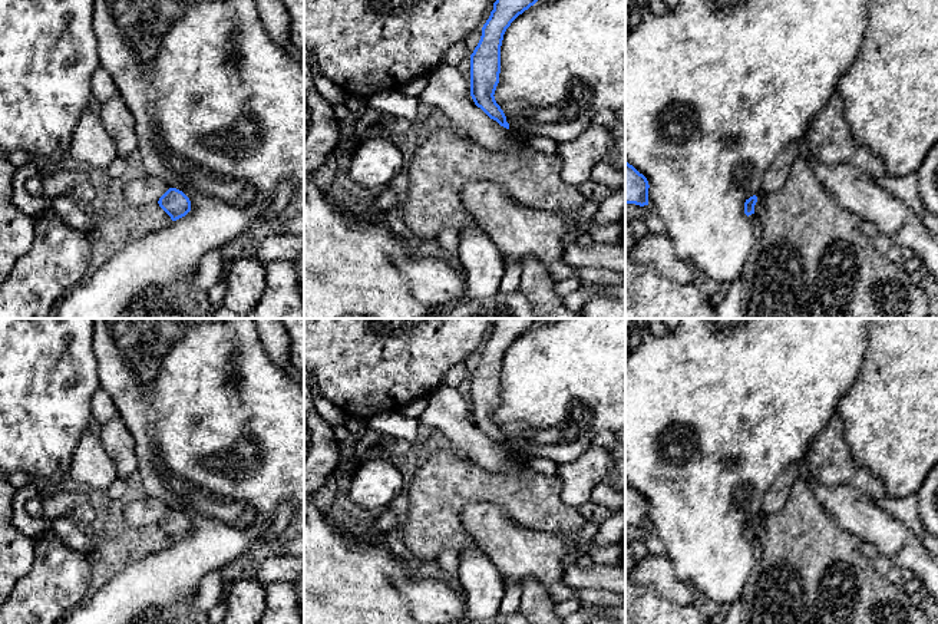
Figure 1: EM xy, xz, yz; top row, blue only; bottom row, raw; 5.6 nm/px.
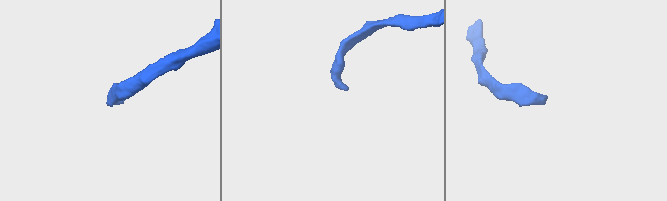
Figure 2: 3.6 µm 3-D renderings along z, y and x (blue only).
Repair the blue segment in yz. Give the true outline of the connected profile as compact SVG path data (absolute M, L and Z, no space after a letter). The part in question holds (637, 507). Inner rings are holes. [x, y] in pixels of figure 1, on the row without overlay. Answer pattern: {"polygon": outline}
{"polygon": "M625 482L625 526L648 526L648 502Z"}

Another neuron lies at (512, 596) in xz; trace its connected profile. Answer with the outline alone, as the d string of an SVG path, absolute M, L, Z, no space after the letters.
M503 580L505 592L501 601L499 613L501 614L512 614L519 611L521 600L522 600L522 587L521 584L511 582Z

